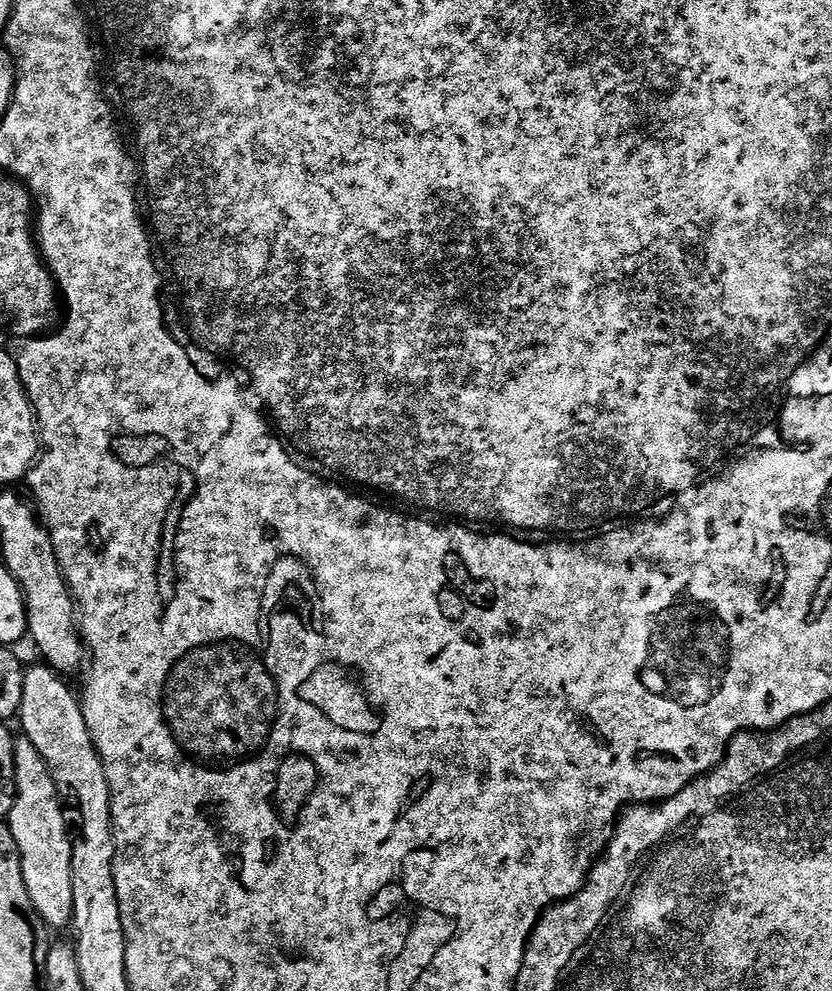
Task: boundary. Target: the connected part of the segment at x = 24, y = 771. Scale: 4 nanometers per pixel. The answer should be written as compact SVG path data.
M23 738L16 741L16 801L6 823L14 830L26 890L30 890L38 914L49 929L67 929L74 910L74 886L70 886L72 840L64 821L64 805L42 754L34 750L34 742Z

